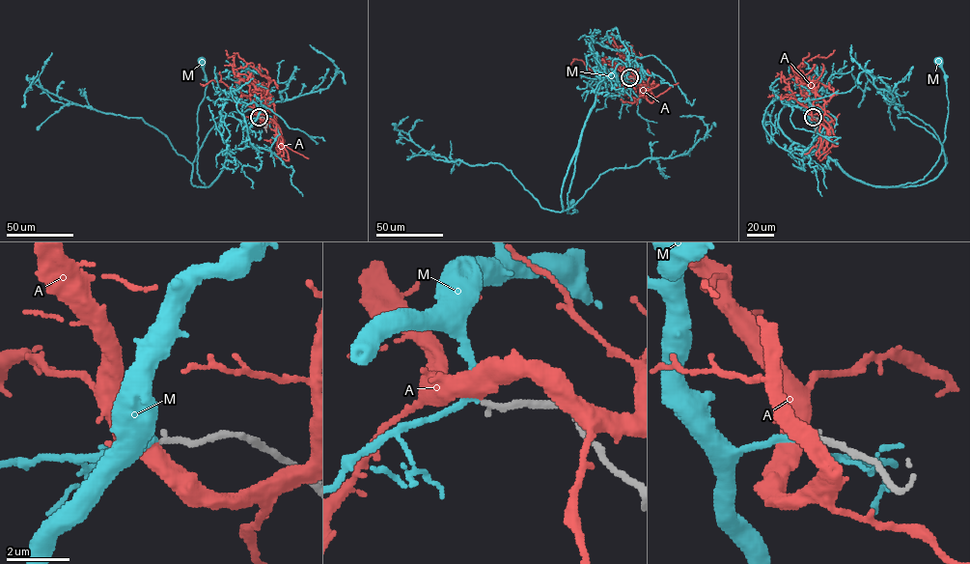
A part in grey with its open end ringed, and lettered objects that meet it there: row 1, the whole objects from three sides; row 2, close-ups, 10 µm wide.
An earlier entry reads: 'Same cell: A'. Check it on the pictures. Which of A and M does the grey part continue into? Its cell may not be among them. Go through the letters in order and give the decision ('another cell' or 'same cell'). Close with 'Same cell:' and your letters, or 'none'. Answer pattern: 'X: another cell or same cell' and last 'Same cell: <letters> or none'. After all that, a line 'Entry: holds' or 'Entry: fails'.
A: another cell
M: same cell
Same cell: M
Entry: fails

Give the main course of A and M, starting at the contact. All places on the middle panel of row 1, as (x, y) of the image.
A: (629, 78), (640, 79), (650, 96), (650, 90), (643, 96), (645, 89), (635, 98), (623, 84)
M: (629, 78), (625, 74), (618, 82), (610, 72), (601, 82), (579, 139), (568, 213), (576, 211), (573, 206)

